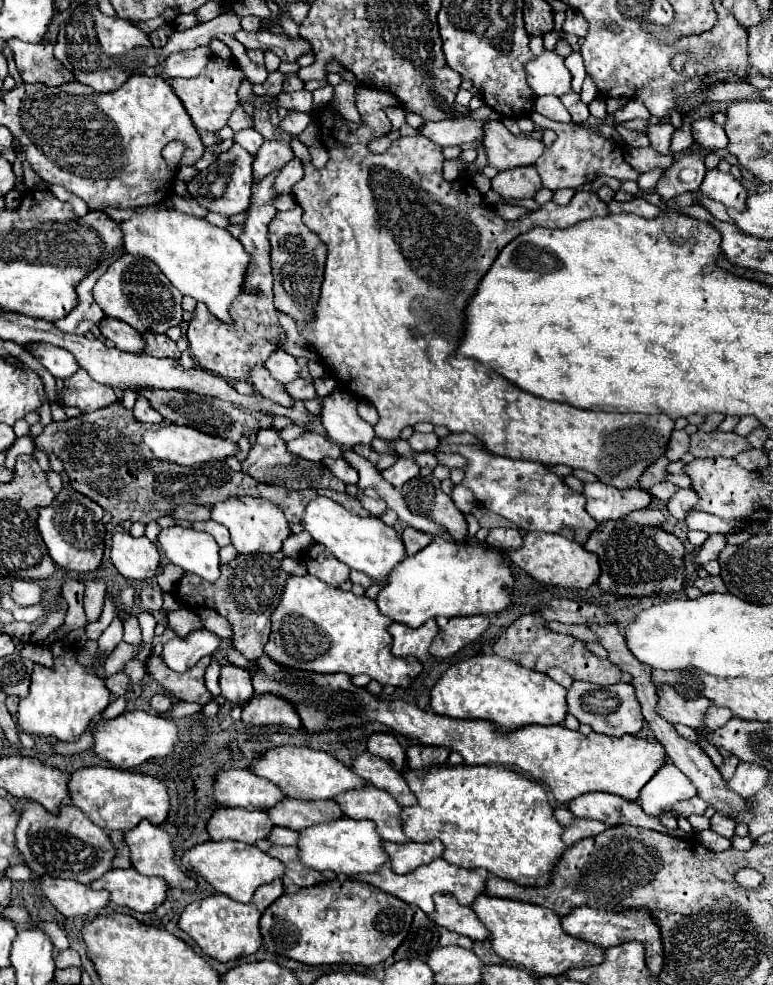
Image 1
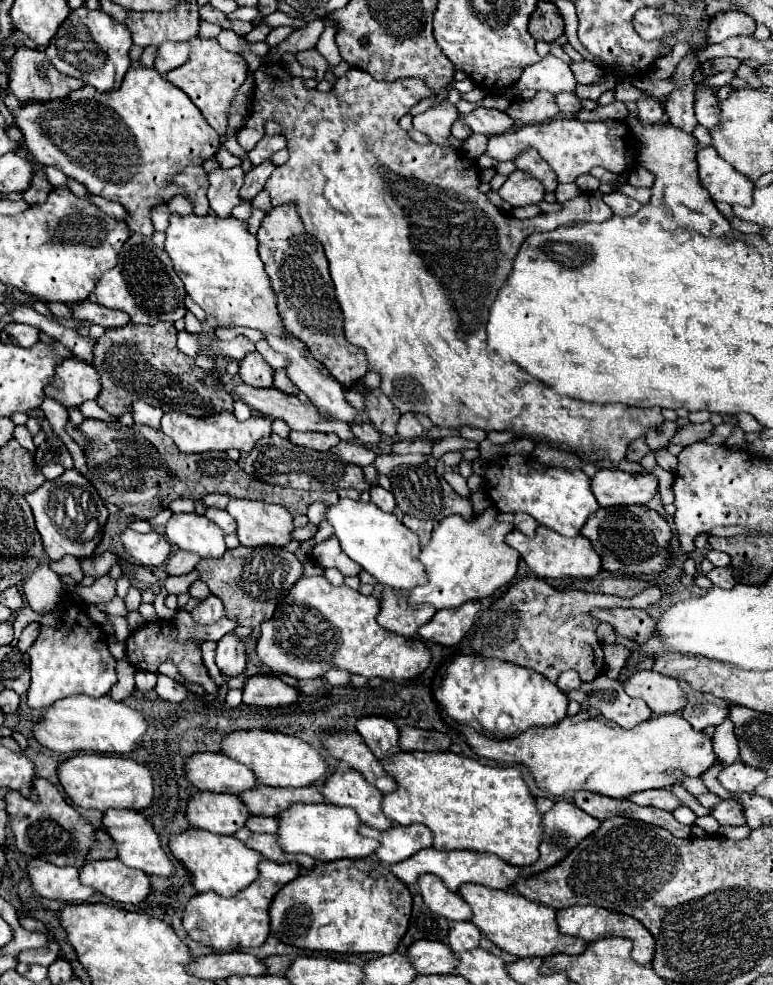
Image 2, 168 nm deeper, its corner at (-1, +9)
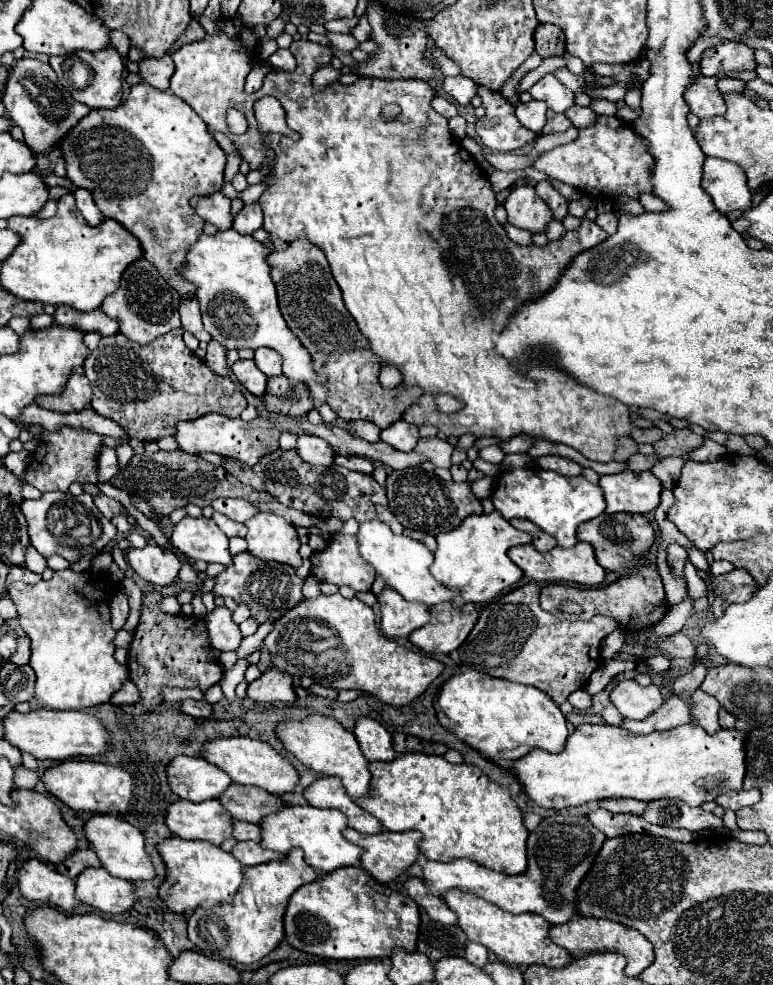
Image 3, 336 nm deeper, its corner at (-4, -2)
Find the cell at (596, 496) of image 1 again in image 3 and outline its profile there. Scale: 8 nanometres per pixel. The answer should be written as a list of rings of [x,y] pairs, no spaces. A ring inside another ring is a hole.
[[[616,472],[600,476],[606,498],[606,512],[646,514],[660,504],[662,484],[652,472]]]

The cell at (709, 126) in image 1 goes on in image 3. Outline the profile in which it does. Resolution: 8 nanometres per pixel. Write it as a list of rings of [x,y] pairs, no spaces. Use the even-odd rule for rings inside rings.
[[[700,74],[686,90],[684,100],[690,106],[690,112],[694,112],[698,118],[714,118],[726,112],[722,92],[716,86],[716,78],[706,78]]]

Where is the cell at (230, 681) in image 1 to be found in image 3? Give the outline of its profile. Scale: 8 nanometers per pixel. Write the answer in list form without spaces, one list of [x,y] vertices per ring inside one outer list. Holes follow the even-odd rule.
[[[226,606],[214,608],[206,616],[206,626],[210,632],[210,644],[212,648],[226,652],[226,650],[236,650],[240,646],[242,634],[238,624],[232,622],[232,612]]]

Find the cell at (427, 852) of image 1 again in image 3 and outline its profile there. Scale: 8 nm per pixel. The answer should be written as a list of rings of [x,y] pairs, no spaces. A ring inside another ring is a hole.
[[[352,828],[344,830],[344,836],[364,848],[364,856],[360,856],[362,868],[376,878],[378,882],[390,882],[398,878],[408,866],[412,866],[420,854],[418,842],[422,838],[420,832],[380,832],[380,834],[360,834]]]

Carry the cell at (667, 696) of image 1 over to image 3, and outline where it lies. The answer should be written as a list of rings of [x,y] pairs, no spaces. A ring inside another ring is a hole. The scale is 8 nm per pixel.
[[[620,680],[610,692],[610,702],[618,708],[622,718],[644,720],[662,706],[664,698],[654,684],[640,686],[636,680]]]

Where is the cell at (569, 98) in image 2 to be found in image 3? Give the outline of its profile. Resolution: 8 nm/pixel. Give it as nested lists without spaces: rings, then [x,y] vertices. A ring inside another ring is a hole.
[[[548,110],[546,116],[546,124],[544,124],[544,132],[540,134],[556,134],[556,132],[566,132],[570,128],[570,120],[564,114],[556,114],[552,110]]]

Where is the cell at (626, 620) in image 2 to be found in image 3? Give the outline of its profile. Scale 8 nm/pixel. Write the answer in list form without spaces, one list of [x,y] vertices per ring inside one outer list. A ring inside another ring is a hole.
[[[676,632],[672,636],[666,636],[660,644],[658,644],[658,652],[664,656],[678,656],[678,658],[690,658],[694,660],[696,654],[696,646],[692,644],[692,640],[684,634],[684,632]]]

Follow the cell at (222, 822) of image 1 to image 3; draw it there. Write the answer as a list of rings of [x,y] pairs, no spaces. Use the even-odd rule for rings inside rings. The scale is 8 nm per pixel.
[[[176,800],[168,806],[166,826],[182,840],[206,840],[220,844],[232,836],[232,816],[218,800],[194,804],[190,800]]]

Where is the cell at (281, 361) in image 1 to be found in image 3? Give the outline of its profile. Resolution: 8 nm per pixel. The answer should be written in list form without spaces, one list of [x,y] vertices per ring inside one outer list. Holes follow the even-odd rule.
[[[258,348],[254,362],[266,376],[280,376],[282,374],[280,354],[272,352],[272,348]]]

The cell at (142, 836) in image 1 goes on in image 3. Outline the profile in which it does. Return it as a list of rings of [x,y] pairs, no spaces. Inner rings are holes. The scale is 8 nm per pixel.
[[[94,814],[84,822],[84,834],[92,844],[96,856],[102,860],[102,868],[106,868],[112,876],[132,882],[154,878],[154,866],[144,850],[144,836],[126,820],[120,820],[118,816],[112,814]]]

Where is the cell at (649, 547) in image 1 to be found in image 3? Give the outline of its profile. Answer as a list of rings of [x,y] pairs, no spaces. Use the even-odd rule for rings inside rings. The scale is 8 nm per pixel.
[[[600,514],[596,520],[580,524],[576,538],[588,542],[594,548],[600,566],[604,566],[606,570],[620,570],[642,564],[644,554],[654,542],[654,530],[642,514]]]

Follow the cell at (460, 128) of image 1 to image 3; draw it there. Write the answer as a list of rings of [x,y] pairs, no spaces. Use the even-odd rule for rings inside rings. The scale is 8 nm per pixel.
[[[484,86],[478,87],[477,94],[483,105],[486,105],[486,116],[476,122],[476,132],[486,148],[498,152],[512,152],[536,138],[534,132],[526,130],[516,120],[514,106],[510,106],[500,94]]]

